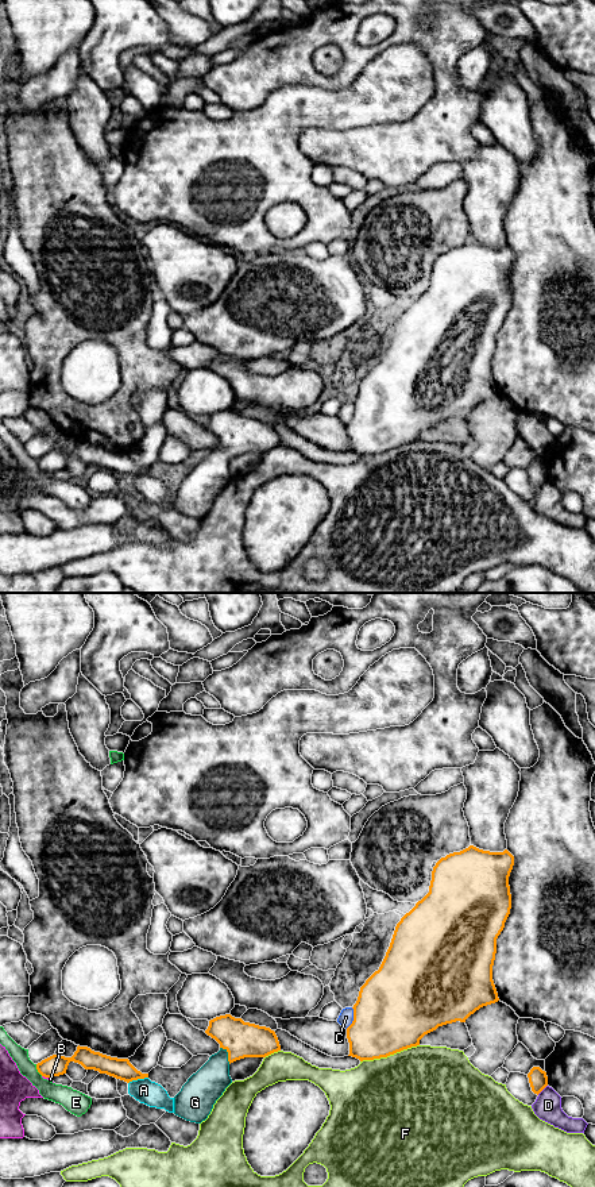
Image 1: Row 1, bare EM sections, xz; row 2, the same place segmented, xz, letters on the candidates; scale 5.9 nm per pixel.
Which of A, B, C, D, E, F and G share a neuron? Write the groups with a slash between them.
A / B / C / D / E / F / G

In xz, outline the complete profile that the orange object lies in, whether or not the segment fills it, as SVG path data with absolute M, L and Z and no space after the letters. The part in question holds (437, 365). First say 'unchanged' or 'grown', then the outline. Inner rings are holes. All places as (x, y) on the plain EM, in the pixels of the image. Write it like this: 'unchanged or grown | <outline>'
unchanged | M474 240L441 253L432 266L429 288L397 319L390 342L379 362L360 382L353 400L353 416L347 423L349 450L363 455L387 452L420 440L420 435L438 421L465 415L483 401L499 396L492 375L497 334L511 304L509 271L514 251Z

